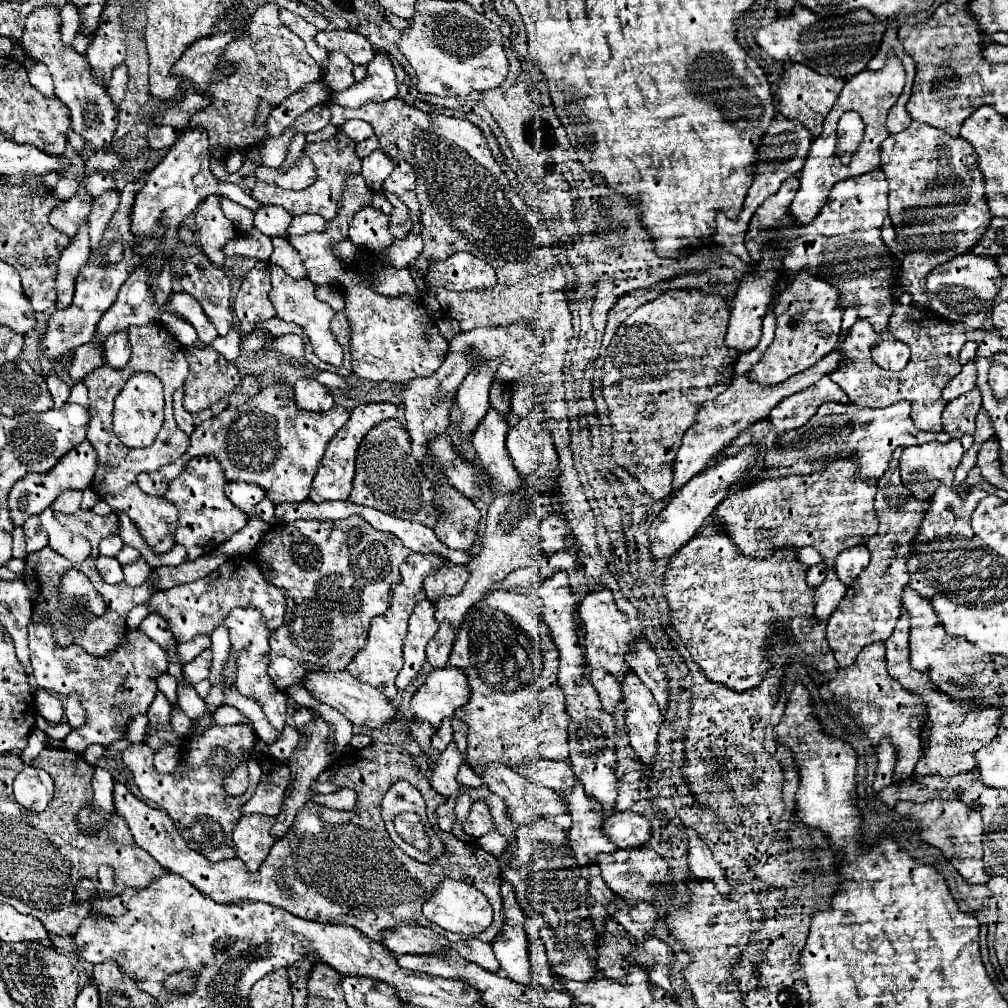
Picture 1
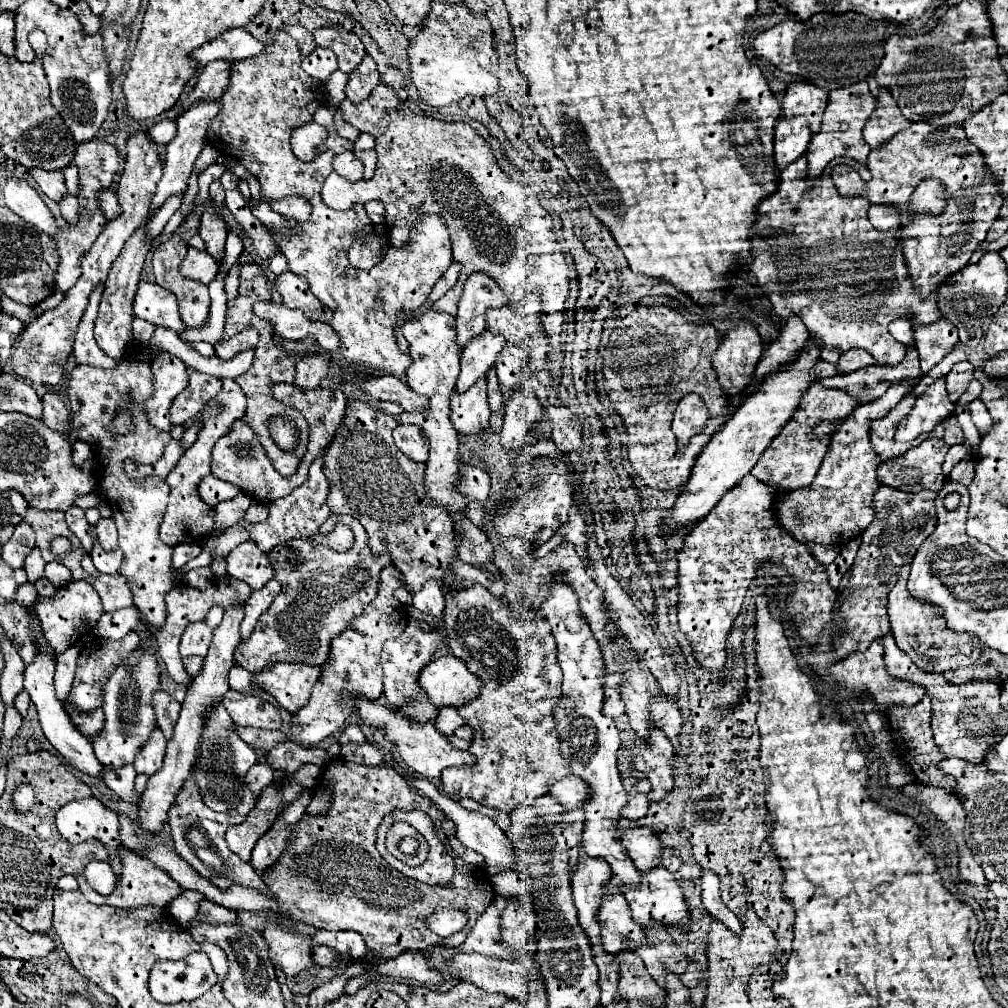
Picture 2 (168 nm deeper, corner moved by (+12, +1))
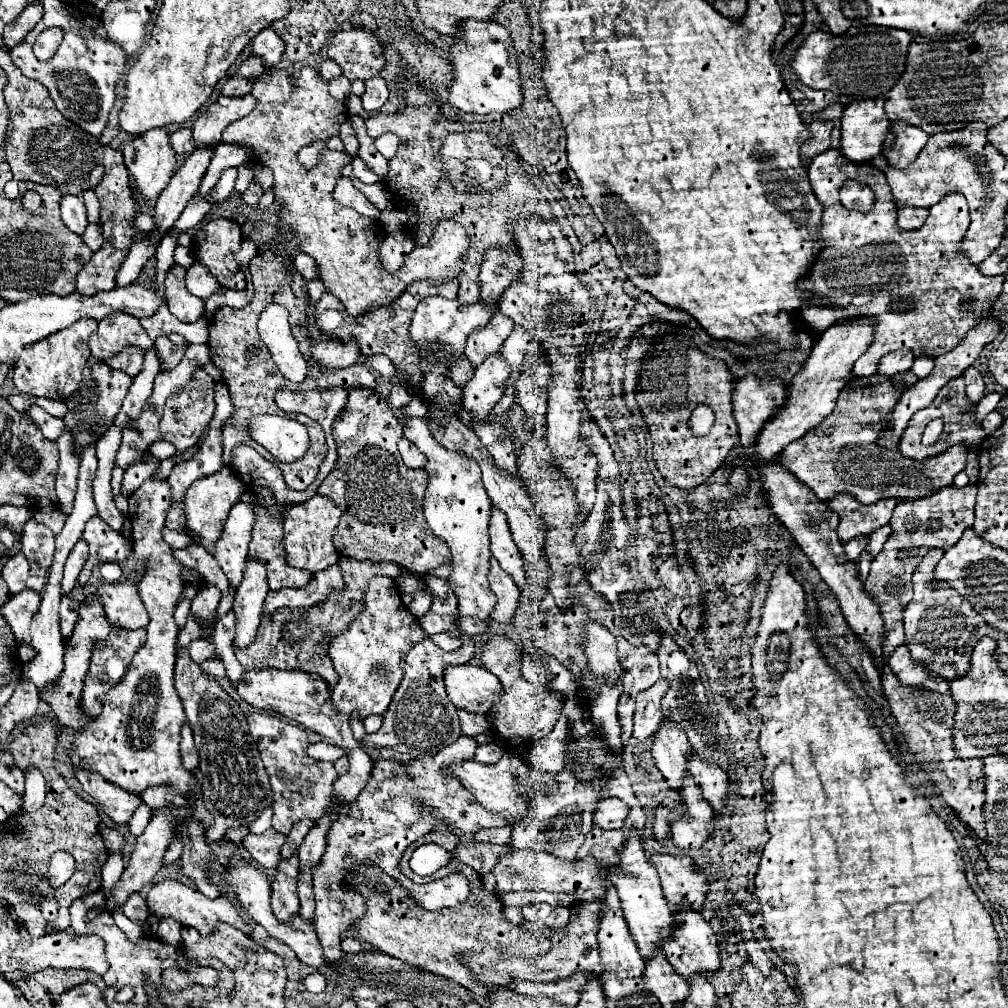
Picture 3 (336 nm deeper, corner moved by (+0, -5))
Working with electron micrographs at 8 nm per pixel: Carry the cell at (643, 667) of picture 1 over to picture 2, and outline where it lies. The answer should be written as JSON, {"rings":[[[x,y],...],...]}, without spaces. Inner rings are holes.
{"rings":[[[656,694],[650,696],[650,714],[652,714],[652,722],[674,742],[674,746],[678,746],[676,736],[680,734],[680,726],[682,726],[682,716],[678,706],[664,694]]]}

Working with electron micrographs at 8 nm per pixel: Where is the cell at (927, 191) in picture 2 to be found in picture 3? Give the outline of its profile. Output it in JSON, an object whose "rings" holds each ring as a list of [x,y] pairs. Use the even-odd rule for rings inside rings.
{"rings":[[[830,148],[812,160],[808,166],[810,184],[816,198],[824,204],[820,224],[826,248],[820,252],[812,272],[800,282],[804,292],[814,296],[814,304],[804,306],[800,316],[814,332],[824,332],[836,322],[854,318],[872,318],[876,338],[872,348],[856,362],[856,376],[872,376],[880,358],[902,346],[910,348],[916,356],[936,358],[956,348],[966,332],[980,324],[994,300],[1002,292],[1004,276],[984,276],[966,254],[960,254],[960,242],[970,226],[968,204],[962,196],[946,196],[946,214],[934,214],[934,220],[920,230],[904,232],[896,226],[896,204],[886,182],[884,172],[870,164],[854,164],[838,150]],[[846,180],[856,180],[870,186],[874,192],[874,208],[868,212],[850,212],[840,202],[840,188]],[[946,218],[946,226],[944,226]],[[894,244],[894,246],[886,246]],[[862,246],[884,246],[878,252],[854,252]],[[972,296],[972,310],[962,310],[962,298]],[[824,300],[824,306],[822,306]]]}

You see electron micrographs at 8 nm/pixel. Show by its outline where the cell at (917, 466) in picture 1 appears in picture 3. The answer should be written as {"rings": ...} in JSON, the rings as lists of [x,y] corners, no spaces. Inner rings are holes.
{"rings":[[[874,374],[870,378],[852,378],[850,384],[840,392],[840,398],[836,402],[836,408],[832,410],[832,414],[828,414],[824,418],[824,422],[820,422],[814,430],[808,430],[802,438],[788,444],[782,450],[778,462],[782,466],[790,468],[790,472],[800,482],[810,486],[818,498],[820,498],[820,490],[840,490],[840,492],[854,496],[862,504],[874,504],[884,498],[918,500],[918,498],[932,496],[942,486],[950,486],[952,478],[966,468],[966,456],[968,456],[966,446],[954,446],[954,448],[950,448],[950,452],[928,458],[926,462],[916,462],[916,460],[904,458],[898,450],[888,450],[888,448],[882,448],[876,444],[876,440],[880,438],[880,430],[888,428],[886,426],[888,416],[892,414],[902,392],[906,390],[906,386],[894,386],[894,384],[896,384],[894,378],[886,378],[880,374]]]}

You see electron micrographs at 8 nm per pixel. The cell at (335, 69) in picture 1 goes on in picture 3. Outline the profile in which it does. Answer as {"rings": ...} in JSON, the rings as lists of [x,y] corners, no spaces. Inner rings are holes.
{"rings":[[[324,60],[322,66],[320,66],[320,76],[324,80],[332,80],[332,78],[338,78],[340,76],[340,66],[334,64],[332,60]]]}

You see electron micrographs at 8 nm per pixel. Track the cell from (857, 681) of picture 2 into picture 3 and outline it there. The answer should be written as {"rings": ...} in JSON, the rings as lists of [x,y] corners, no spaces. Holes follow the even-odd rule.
{"rings":[[[900,646],[900,648],[894,650],[894,654],[888,658],[888,666],[892,668],[892,672],[898,676],[898,680],[902,684],[924,686],[924,688],[930,688],[930,690],[934,688],[934,692],[940,692],[940,694],[950,692],[950,682],[944,680],[944,678],[928,674],[924,664],[914,660],[906,646]]]}

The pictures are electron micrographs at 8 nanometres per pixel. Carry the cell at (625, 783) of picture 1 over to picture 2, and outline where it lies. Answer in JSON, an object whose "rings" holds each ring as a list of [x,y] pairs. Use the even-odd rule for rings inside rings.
{"rings":[[[636,782],[630,792],[628,792],[628,802],[626,806],[622,808],[622,816],[624,818],[630,818],[630,820],[636,820],[636,818],[642,818],[646,816],[648,812],[648,798],[646,798],[646,792],[640,790],[640,782]]]}

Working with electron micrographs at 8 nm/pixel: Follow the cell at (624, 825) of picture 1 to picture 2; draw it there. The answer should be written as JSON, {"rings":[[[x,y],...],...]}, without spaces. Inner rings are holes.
{"rings":[[[638,826],[638,828],[628,828],[624,832],[624,836],[620,838],[620,844],[626,848],[628,856],[632,858],[634,866],[642,872],[646,868],[658,866],[658,856],[660,856],[660,848],[662,844],[658,842],[658,838],[654,836],[652,828],[646,826]]]}

